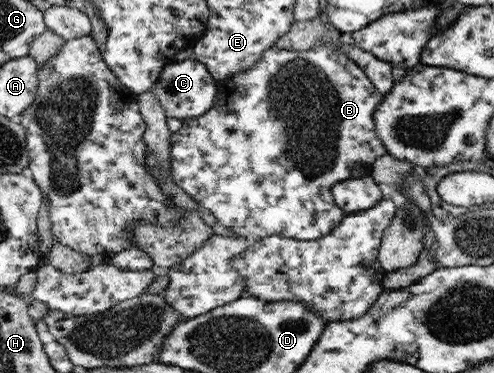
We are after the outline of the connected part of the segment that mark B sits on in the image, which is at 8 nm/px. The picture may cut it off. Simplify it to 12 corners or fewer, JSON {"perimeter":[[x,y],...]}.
{"perimeter":[[331,44],[273,47],[172,135],[173,182],[250,242],[316,240],[388,154]]}

